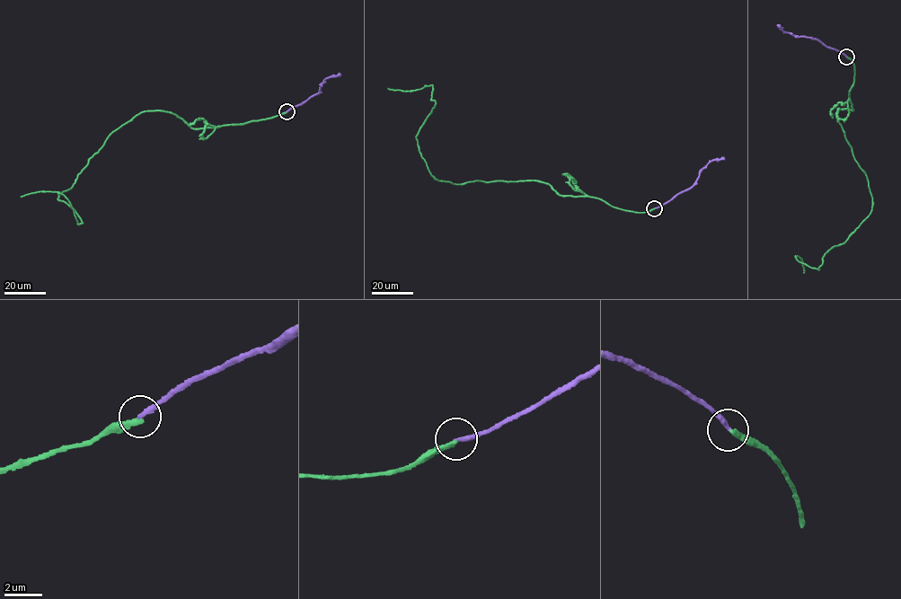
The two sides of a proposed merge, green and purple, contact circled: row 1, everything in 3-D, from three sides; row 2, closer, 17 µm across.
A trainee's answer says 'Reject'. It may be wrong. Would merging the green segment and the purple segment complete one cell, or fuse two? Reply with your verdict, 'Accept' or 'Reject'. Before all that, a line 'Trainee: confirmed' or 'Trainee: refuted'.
Trainee: confirmed
Reject

